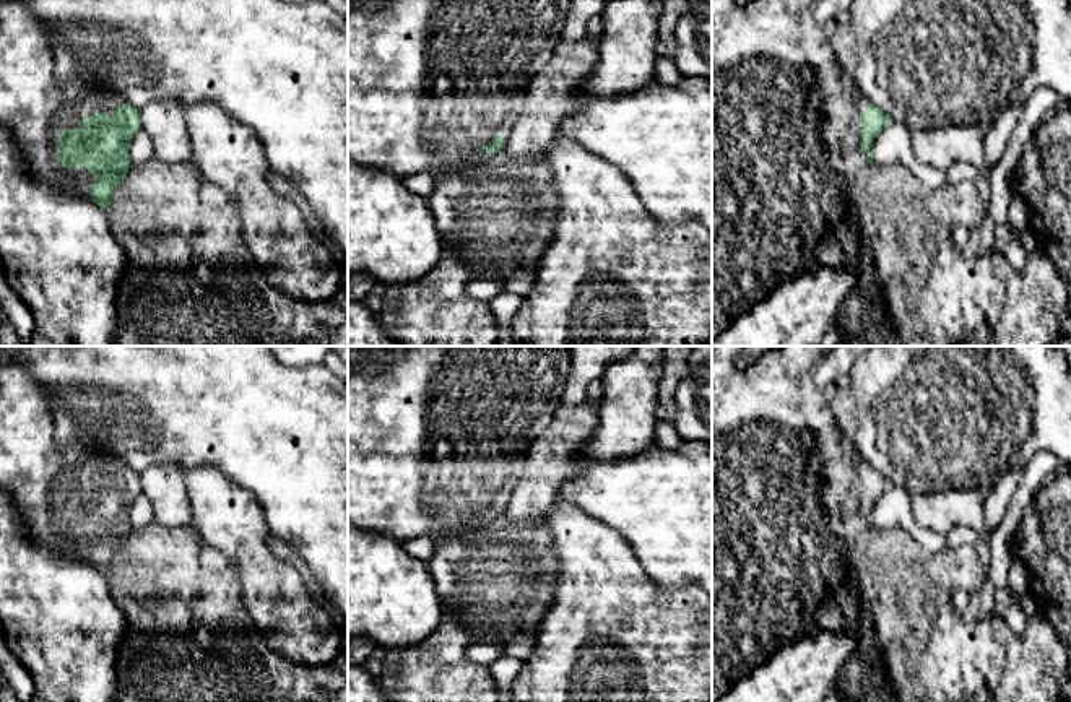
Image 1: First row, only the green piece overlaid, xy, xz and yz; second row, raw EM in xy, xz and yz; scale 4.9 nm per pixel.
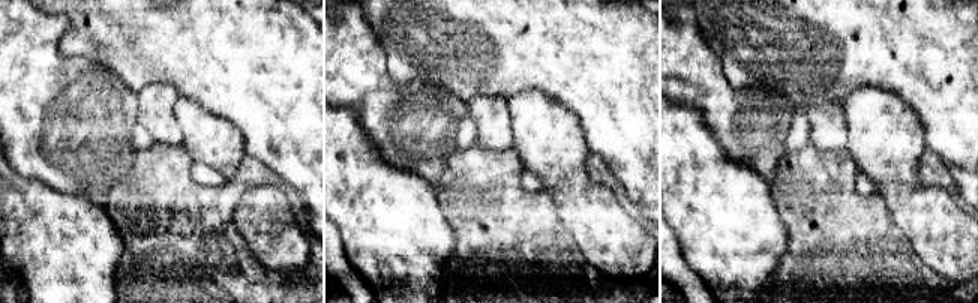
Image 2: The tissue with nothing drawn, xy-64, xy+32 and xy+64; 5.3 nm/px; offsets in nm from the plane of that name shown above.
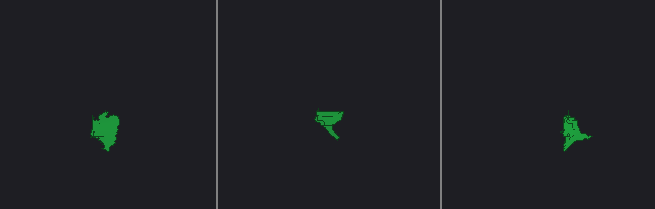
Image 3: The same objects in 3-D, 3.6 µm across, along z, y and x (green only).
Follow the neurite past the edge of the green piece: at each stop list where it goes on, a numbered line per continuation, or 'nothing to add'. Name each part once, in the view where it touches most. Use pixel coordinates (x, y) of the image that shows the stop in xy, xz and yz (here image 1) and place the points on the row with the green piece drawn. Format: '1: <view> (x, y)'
1: xy (34, 106)

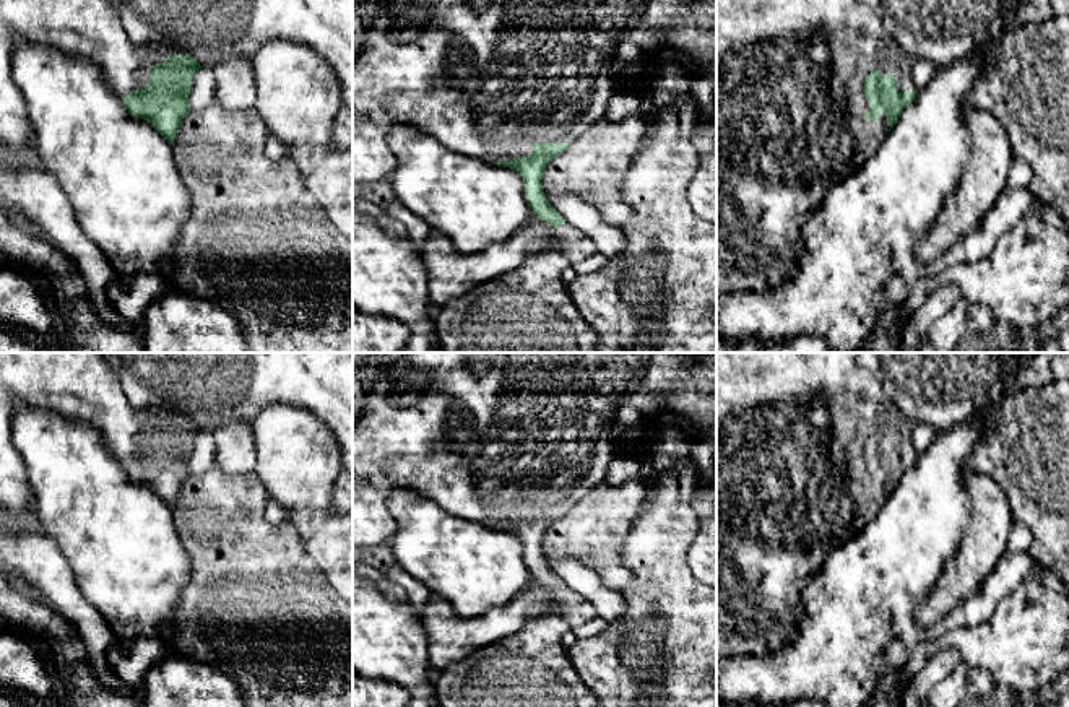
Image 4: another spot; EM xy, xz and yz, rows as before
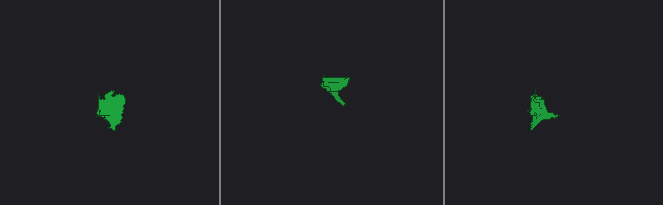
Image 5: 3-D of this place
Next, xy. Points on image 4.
1: xy (91, 30)

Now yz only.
1: yz (790, 73)

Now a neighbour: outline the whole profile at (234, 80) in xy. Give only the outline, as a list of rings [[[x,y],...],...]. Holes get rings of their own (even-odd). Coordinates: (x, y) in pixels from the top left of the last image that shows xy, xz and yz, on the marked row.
[[[227,57],[211,67],[218,104],[229,111],[255,107],[252,67],[252,60],[247,57]]]

